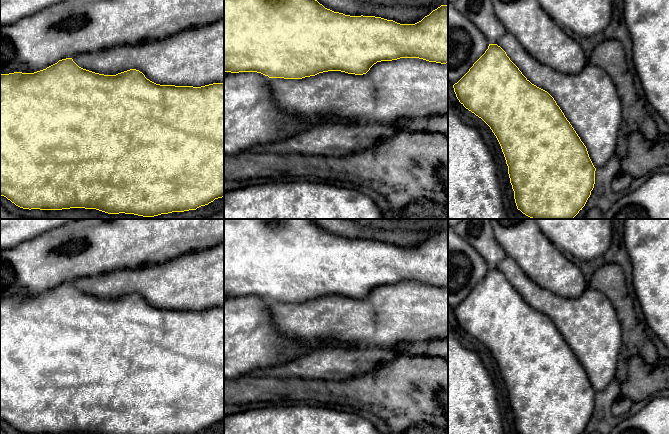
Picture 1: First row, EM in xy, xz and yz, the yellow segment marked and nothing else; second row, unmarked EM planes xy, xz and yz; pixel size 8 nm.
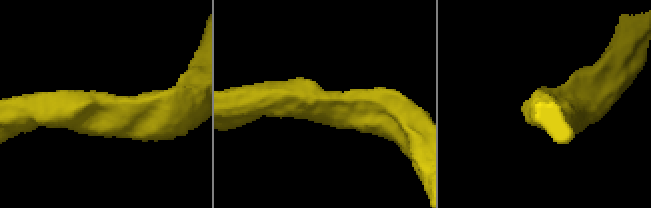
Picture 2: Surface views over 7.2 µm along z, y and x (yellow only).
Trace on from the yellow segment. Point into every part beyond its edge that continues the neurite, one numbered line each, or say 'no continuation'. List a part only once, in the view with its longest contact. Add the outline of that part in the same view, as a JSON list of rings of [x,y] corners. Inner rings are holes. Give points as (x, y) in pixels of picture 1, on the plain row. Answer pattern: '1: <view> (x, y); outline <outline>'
no continuation

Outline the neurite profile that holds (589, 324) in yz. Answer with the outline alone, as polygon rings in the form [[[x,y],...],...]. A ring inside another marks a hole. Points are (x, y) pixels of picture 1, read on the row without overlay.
[[[509,255],[496,267],[532,308],[547,315],[556,325],[587,372],[594,391],[603,391],[614,379],[622,346],[622,329],[610,300],[587,286],[577,298],[564,298],[536,284]]]

